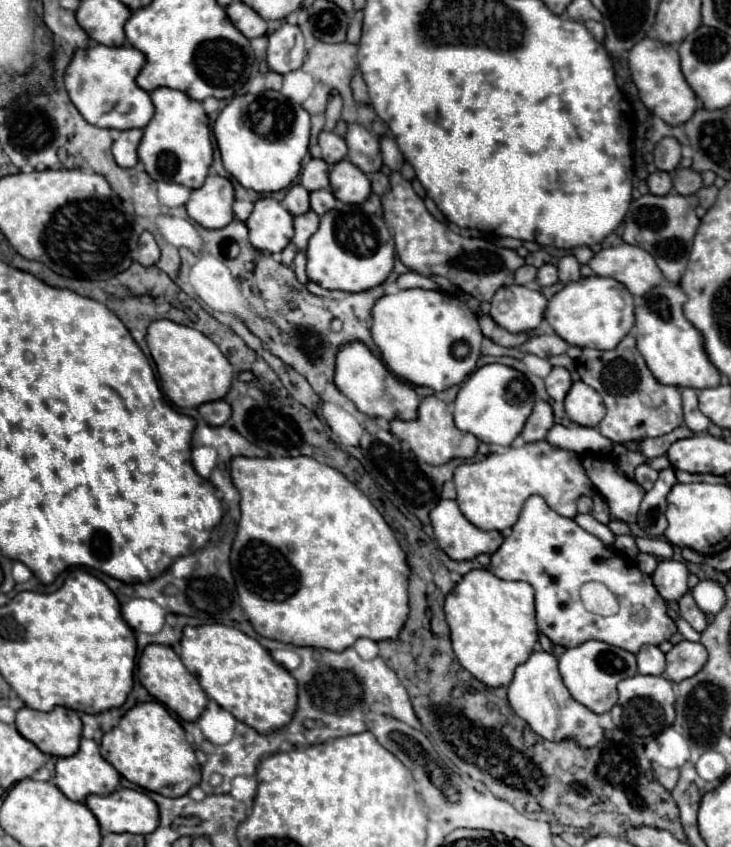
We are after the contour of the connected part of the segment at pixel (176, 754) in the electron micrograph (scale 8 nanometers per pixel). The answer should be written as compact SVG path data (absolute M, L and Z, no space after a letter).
M148 701L148 703L142 703L142 705L132 707L120 719L120 723L114 729L110 729L108 733L104 733L102 743L100 743L100 753L130 783L134 783L134 785L138 785L142 789L160 793L164 797L182 797L192 787L196 787L200 783L200 765L198 765L196 757L194 757L192 745L184 737L182 725L158 701Z

